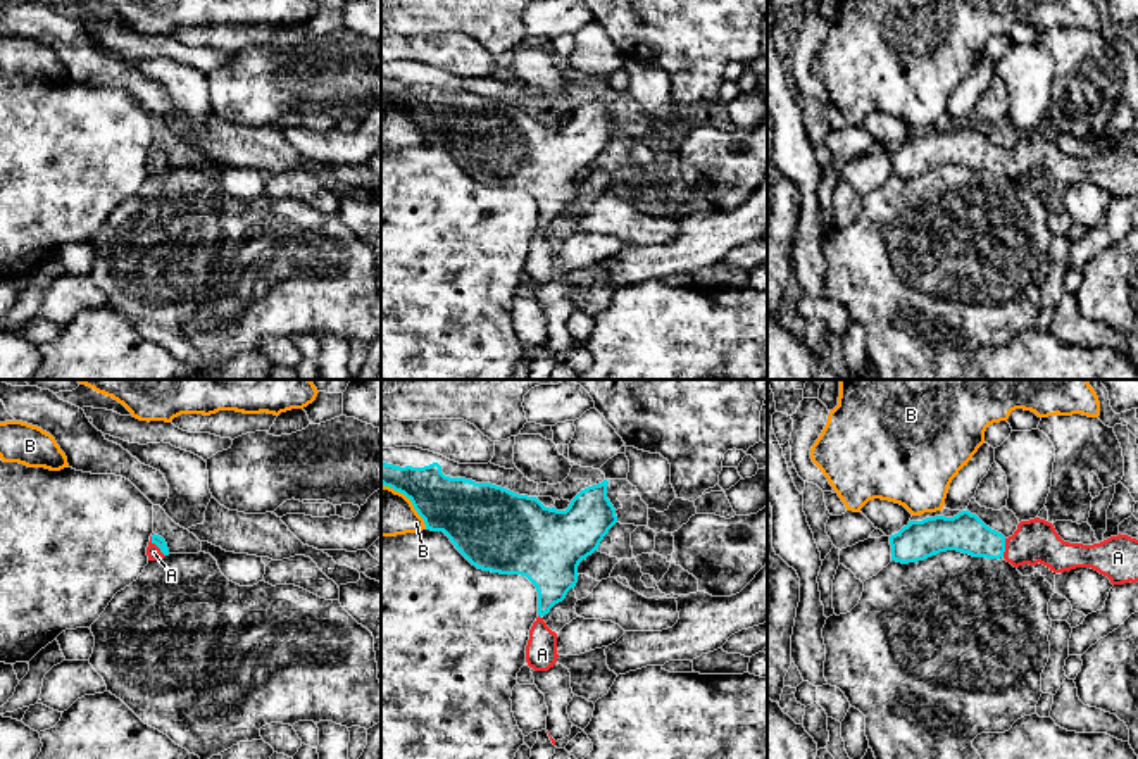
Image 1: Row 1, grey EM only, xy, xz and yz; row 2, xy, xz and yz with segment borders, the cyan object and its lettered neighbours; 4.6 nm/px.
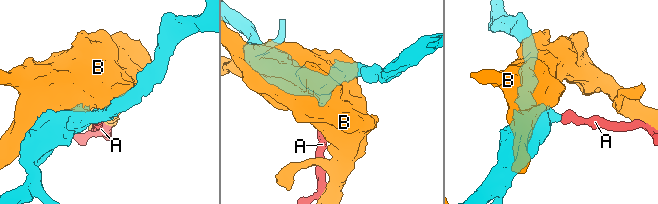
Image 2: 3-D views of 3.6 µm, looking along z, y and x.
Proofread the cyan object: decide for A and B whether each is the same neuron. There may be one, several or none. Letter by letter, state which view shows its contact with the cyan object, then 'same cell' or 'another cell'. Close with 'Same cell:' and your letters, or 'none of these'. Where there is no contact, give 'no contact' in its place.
A: meets cyan in xy; same cell
B: meets cyan in xz; another cell
Same cell: A

